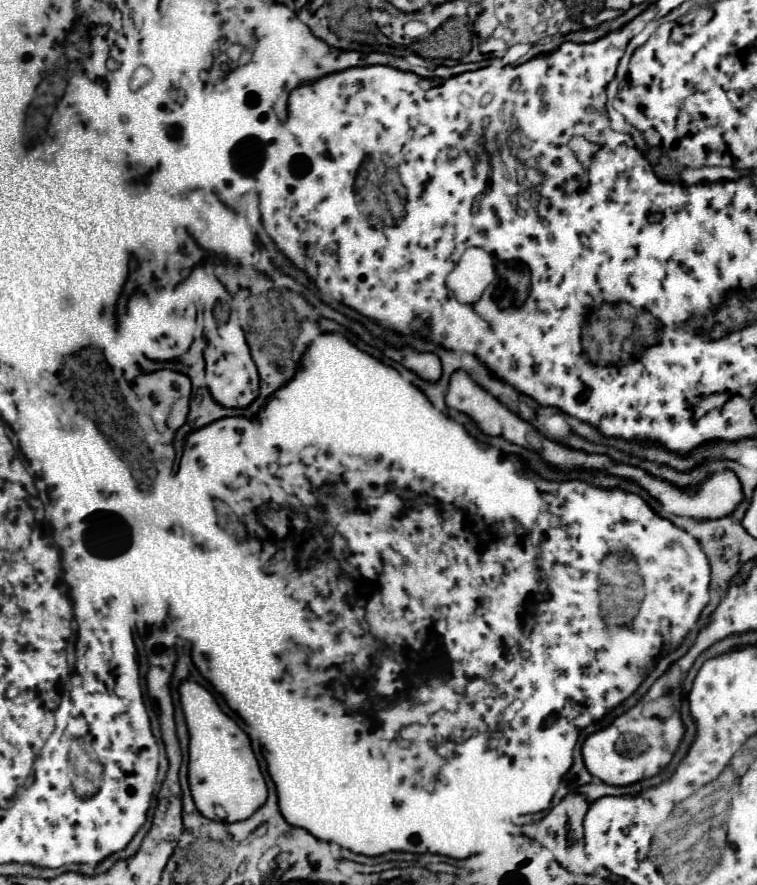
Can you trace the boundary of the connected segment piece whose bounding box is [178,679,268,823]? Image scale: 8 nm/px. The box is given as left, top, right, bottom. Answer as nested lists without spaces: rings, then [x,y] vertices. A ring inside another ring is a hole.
[[[186,679],[182,681],[178,693],[188,725],[188,735],[192,737],[192,731],[200,731],[202,737],[200,741],[190,741],[188,745],[188,783],[196,809],[204,817],[214,819],[214,807],[220,805],[226,811],[226,823],[248,819],[266,801],[268,795],[248,735],[228,715],[222,713],[214,697],[202,685]]]

